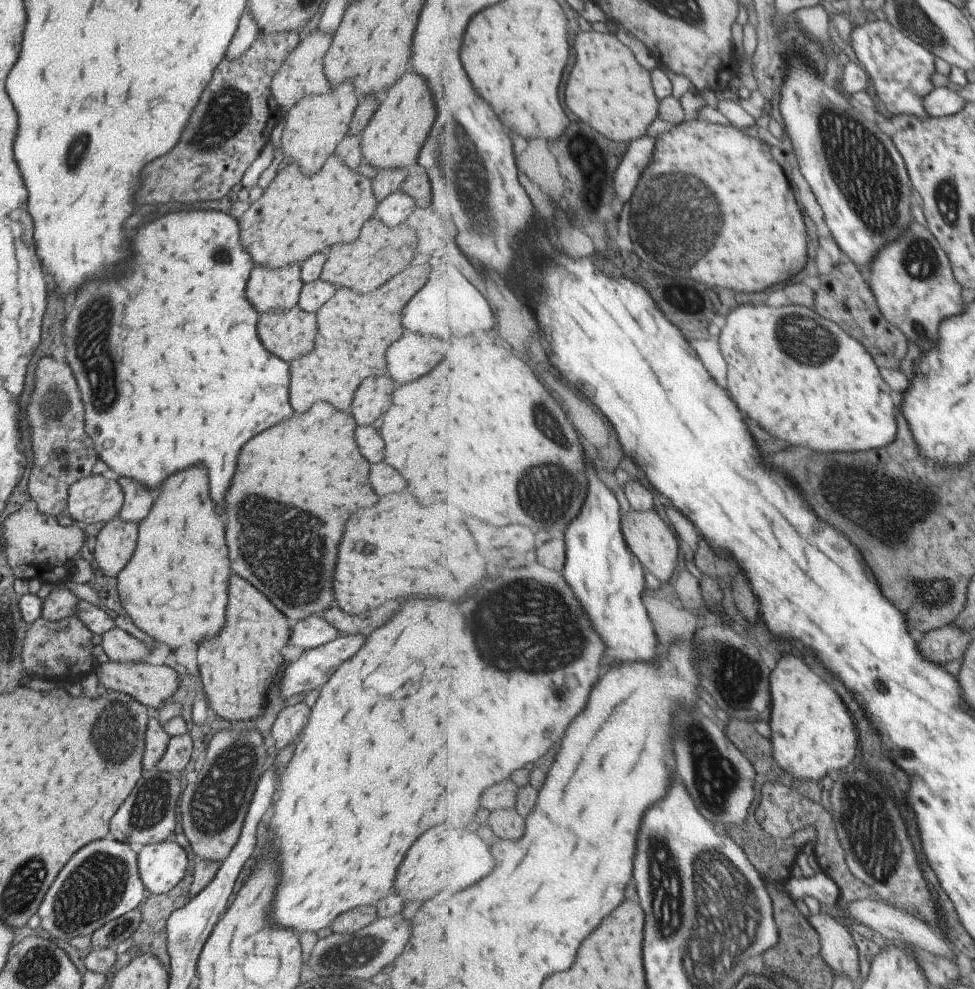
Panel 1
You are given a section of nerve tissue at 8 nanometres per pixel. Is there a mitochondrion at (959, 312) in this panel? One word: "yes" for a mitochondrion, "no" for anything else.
no

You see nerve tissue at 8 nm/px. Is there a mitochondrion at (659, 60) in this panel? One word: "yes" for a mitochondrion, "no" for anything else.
no

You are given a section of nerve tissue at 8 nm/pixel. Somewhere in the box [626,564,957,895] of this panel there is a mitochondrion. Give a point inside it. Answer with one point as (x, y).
(878, 861)

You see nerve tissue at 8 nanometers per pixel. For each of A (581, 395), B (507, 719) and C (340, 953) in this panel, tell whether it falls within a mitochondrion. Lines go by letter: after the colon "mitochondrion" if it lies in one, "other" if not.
A: other
B: other
C: mitochondrion

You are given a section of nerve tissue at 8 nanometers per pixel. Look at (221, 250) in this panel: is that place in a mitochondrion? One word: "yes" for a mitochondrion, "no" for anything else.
yes

